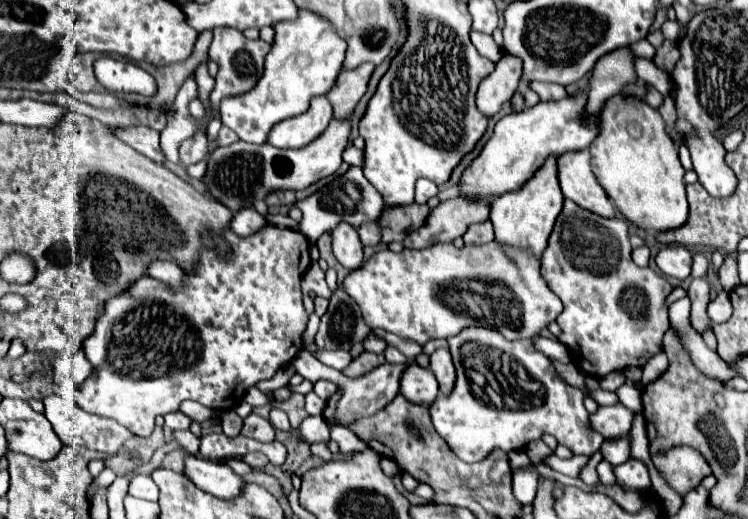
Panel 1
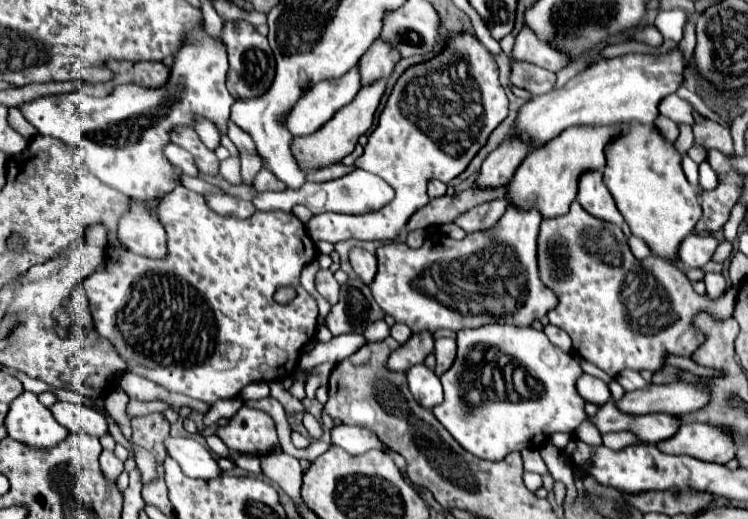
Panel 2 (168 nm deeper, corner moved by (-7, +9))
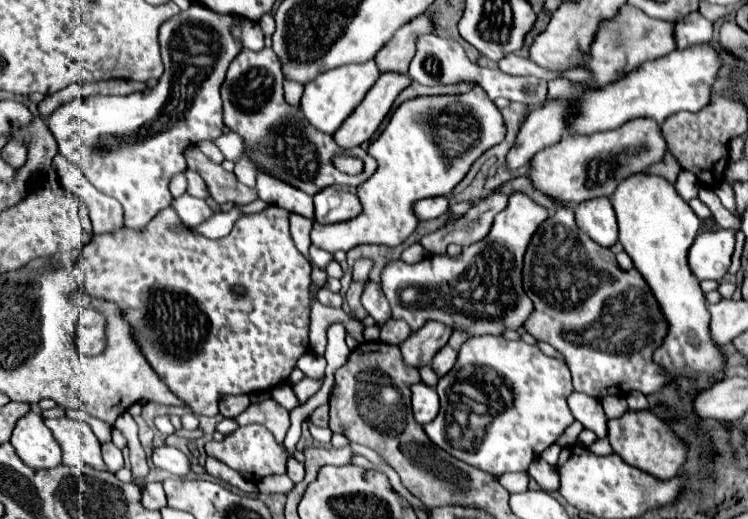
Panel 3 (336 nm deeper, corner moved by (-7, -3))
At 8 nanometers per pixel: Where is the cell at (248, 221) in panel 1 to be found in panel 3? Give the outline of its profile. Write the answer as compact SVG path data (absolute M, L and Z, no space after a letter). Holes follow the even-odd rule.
M183 194L183 196L175 198L171 206L175 208L181 224L183 226L189 226L189 228L201 224L203 220L207 220L213 214L205 200L195 198L195 196L189 196L189 194Z

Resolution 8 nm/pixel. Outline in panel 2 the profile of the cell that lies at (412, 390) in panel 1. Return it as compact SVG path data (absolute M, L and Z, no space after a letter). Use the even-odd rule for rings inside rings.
M417 364L413 368L407 370L407 382L409 382L409 390L415 396L415 400L425 406L425 408L433 408L437 404L443 402L443 388L439 382L439 376L427 368L425 364Z

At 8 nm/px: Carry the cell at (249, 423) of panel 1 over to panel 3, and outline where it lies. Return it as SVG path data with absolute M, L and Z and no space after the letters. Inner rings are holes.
M247 424L237 428L235 432L227 434L221 442L207 442L205 444L205 452L207 456L213 456L217 460L221 460L223 464L227 464L229 468L237 470L245 480L249 482L261 482L265 476L273 476L273 474L285 474L287 470L287 454L283 444L279 444L273 434L261 426L261 424Z

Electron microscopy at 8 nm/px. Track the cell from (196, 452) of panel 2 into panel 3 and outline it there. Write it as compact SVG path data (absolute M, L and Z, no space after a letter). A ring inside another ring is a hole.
M161 446L161 448L153 448L153 454L151 454L151 460L155 464L155 468L161 468L161 470L167 470L175 476L187 476L191 466L189 466L189 458L177 450L177 448L171 448L171 446Z

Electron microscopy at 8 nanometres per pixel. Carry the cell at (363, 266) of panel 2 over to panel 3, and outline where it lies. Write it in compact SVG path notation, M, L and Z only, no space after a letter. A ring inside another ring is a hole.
M367 282L365 290L361 294L361 302L363 302L363 308L367 310L367 314L377 322L379 328L391 320L391 308L389 308L389 302L383 296L379 284Z

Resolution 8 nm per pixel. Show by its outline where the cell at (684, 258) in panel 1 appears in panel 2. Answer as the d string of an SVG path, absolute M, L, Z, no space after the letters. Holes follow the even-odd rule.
M689 234L677 250L679 260L689 268L705 266L717 248L717 240L707 234Z

